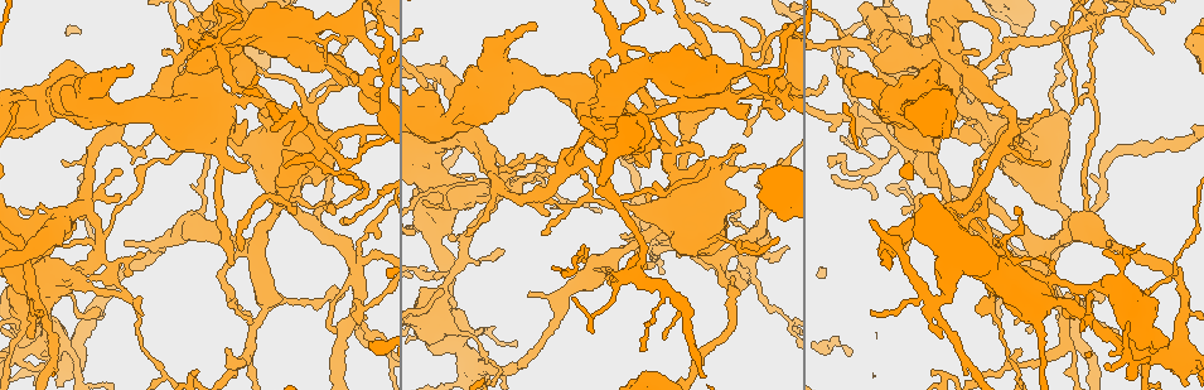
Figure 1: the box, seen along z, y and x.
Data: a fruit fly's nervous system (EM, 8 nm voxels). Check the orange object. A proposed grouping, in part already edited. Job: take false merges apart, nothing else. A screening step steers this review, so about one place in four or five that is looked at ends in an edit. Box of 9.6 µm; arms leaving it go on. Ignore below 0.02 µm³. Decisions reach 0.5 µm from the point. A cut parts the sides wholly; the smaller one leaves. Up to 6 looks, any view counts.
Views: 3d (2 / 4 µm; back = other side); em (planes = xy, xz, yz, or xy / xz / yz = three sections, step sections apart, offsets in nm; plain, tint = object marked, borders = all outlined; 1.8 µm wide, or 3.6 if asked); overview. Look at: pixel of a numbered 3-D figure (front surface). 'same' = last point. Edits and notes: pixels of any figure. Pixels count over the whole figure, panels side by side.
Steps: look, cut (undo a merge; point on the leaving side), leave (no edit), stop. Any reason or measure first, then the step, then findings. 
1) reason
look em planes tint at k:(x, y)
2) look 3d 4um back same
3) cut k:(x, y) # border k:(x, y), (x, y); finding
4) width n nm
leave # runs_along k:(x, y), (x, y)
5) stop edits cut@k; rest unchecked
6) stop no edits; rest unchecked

four or more arms meet
look em planes tint at 1:(331, 141)

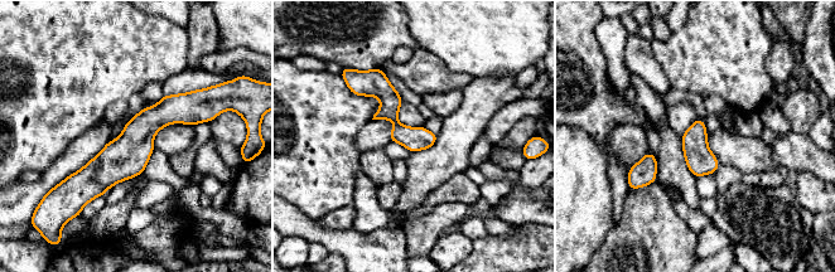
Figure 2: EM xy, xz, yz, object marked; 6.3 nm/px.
width 160 nm
leave # runs_along 2:(202, 115), (158, 116), (70, 184); one cell here

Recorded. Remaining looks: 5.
thick turns thin
look 3d 2um at 1:(1091, 19)

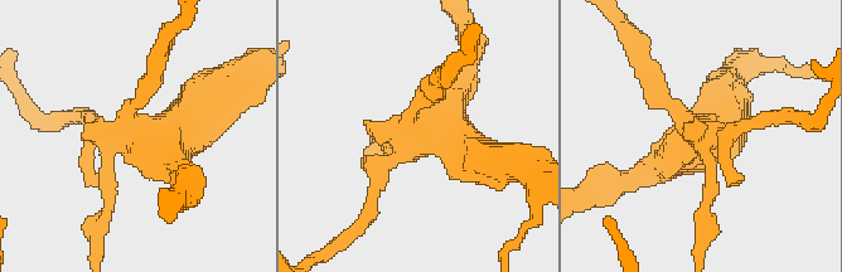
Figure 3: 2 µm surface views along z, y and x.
now the EM
look em yz step 8 tint at 3:(418, 133)

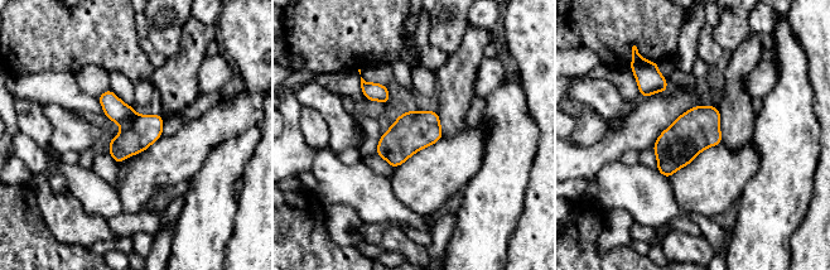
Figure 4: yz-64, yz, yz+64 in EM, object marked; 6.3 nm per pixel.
cut it another way
look em planes tint same

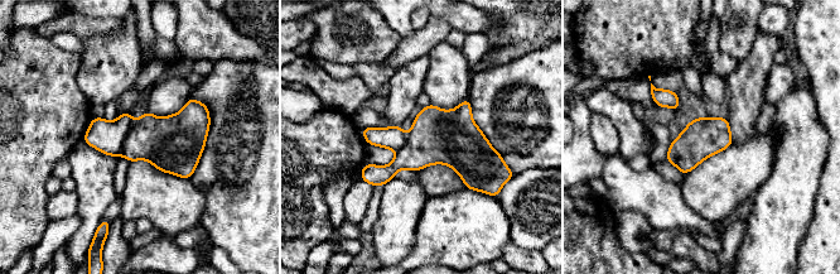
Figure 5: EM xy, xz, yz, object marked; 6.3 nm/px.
cut 5:(163, 142) # border 5:(133, 120), (120, 154); a second cell is stuck on

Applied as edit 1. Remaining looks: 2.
look overview

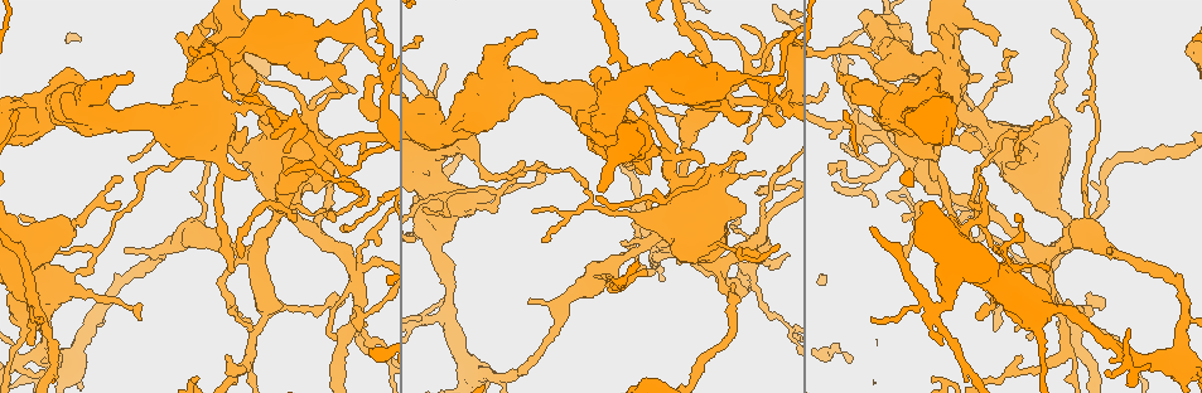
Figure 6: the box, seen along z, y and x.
three arms meet
look em 3.6um planes borders at 6:(667, 155)

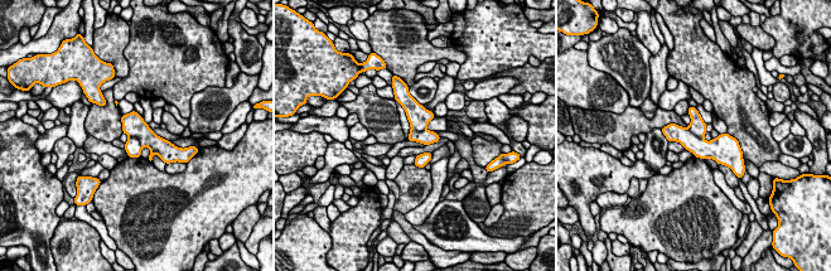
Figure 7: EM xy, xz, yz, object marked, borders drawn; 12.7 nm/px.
cut 7:(133, 146) # border 7:(129, 136), (135, 136), (141, 148); a second cell is stuck on

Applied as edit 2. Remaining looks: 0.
stop edits cut@5, cut@7; rest unchecked

